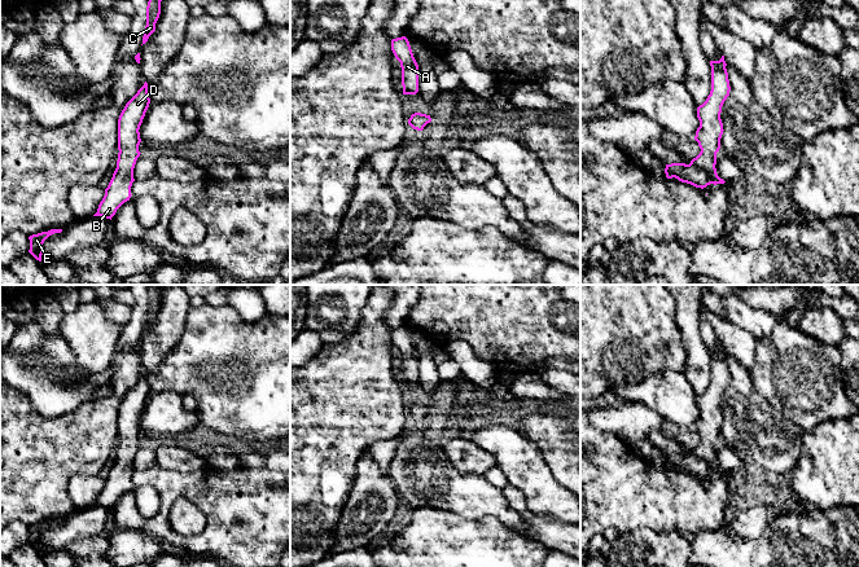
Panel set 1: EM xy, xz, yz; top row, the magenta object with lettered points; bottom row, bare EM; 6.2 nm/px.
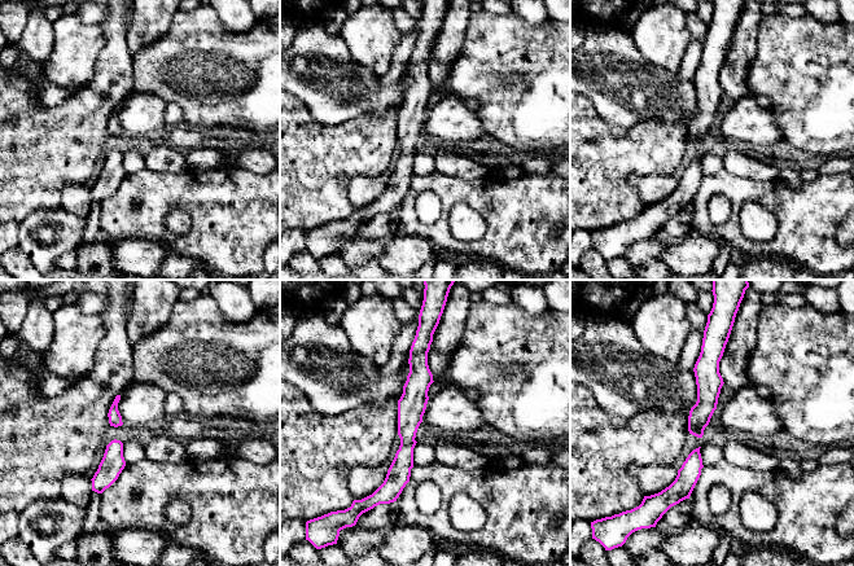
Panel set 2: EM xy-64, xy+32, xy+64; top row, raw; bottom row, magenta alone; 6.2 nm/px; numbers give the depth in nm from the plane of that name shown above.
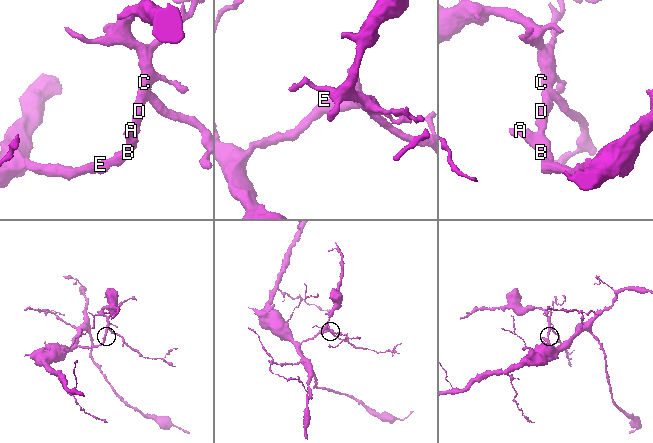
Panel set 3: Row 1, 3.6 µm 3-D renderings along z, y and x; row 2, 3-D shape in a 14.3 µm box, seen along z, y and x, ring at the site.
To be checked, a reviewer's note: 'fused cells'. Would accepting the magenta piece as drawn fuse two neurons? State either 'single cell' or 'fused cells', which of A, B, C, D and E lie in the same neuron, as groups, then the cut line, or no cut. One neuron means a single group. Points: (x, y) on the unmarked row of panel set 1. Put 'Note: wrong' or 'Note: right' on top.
Note: wrong
single cell; groups A B C D E; cut none

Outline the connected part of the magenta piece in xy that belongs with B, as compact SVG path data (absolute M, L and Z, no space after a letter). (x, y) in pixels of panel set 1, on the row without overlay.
M148 373L126 394L118 409L118 450L113 467L105 479L105 485L93 506L110 509L117 500L131 488L135 471L133 458L140 447L140 416L149 397Z

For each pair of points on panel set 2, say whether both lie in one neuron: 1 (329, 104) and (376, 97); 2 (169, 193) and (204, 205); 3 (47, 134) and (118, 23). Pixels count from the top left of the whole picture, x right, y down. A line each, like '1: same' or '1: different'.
1: same
2: same
3: same

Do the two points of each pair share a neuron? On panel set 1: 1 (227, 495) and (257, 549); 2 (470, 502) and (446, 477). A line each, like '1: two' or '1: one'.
1: one
2: one

